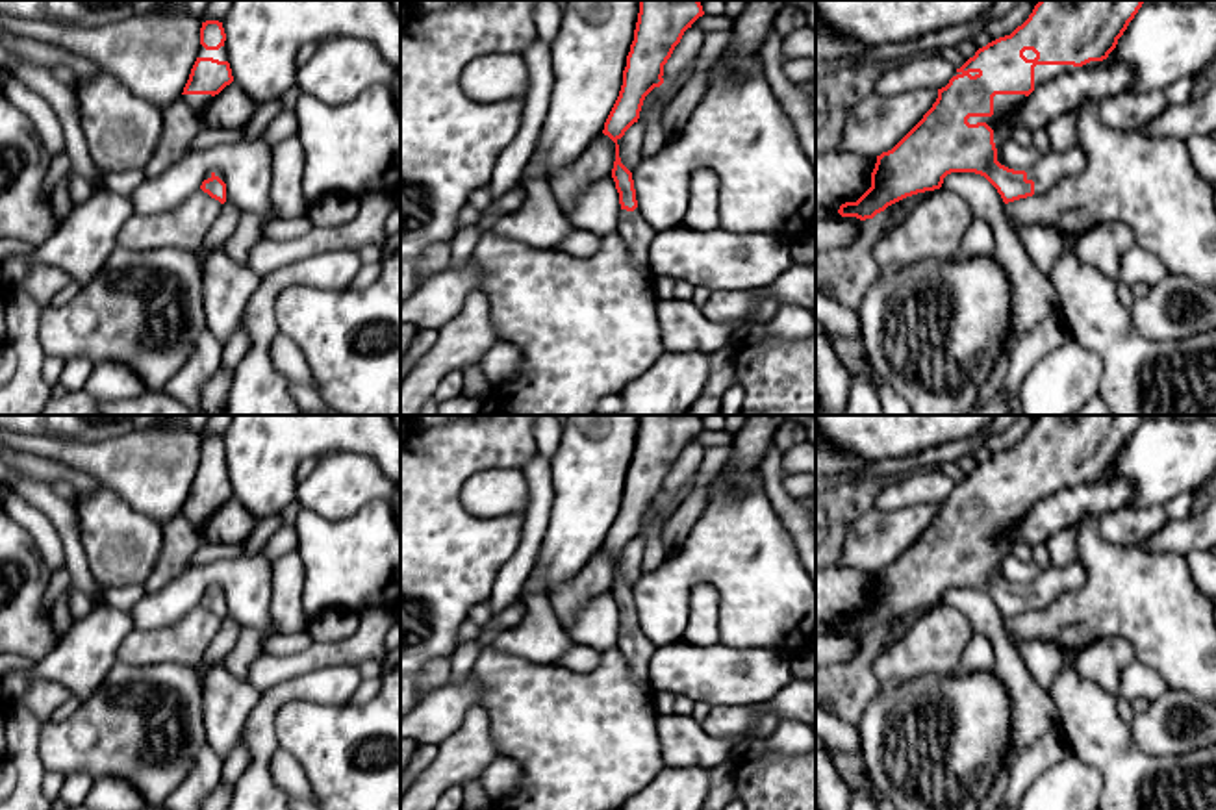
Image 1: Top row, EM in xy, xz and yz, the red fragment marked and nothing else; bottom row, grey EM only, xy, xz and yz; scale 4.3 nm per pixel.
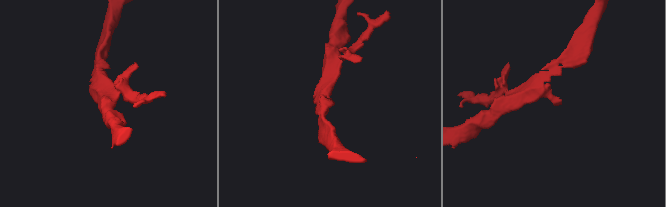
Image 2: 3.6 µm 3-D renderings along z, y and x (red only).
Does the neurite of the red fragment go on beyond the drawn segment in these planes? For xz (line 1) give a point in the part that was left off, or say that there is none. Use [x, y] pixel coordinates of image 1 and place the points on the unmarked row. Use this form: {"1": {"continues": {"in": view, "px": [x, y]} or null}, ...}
{"1": {"continues": {"in": "xz", "px": [633, 644]}}}

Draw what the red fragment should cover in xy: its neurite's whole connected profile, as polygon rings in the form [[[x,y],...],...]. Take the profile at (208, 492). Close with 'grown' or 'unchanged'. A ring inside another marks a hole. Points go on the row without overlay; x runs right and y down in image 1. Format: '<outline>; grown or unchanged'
[[[202,437],[198,473],[182,508],[184,517],[198,532],[213,512],[234,497],[224,456],[222,437]]]; grown

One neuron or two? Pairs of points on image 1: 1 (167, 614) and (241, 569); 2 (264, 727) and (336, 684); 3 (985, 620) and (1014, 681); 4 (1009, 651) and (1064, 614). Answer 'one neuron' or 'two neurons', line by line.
1: one neuron
2: one neuron
3: one neuron
4: two neurons

